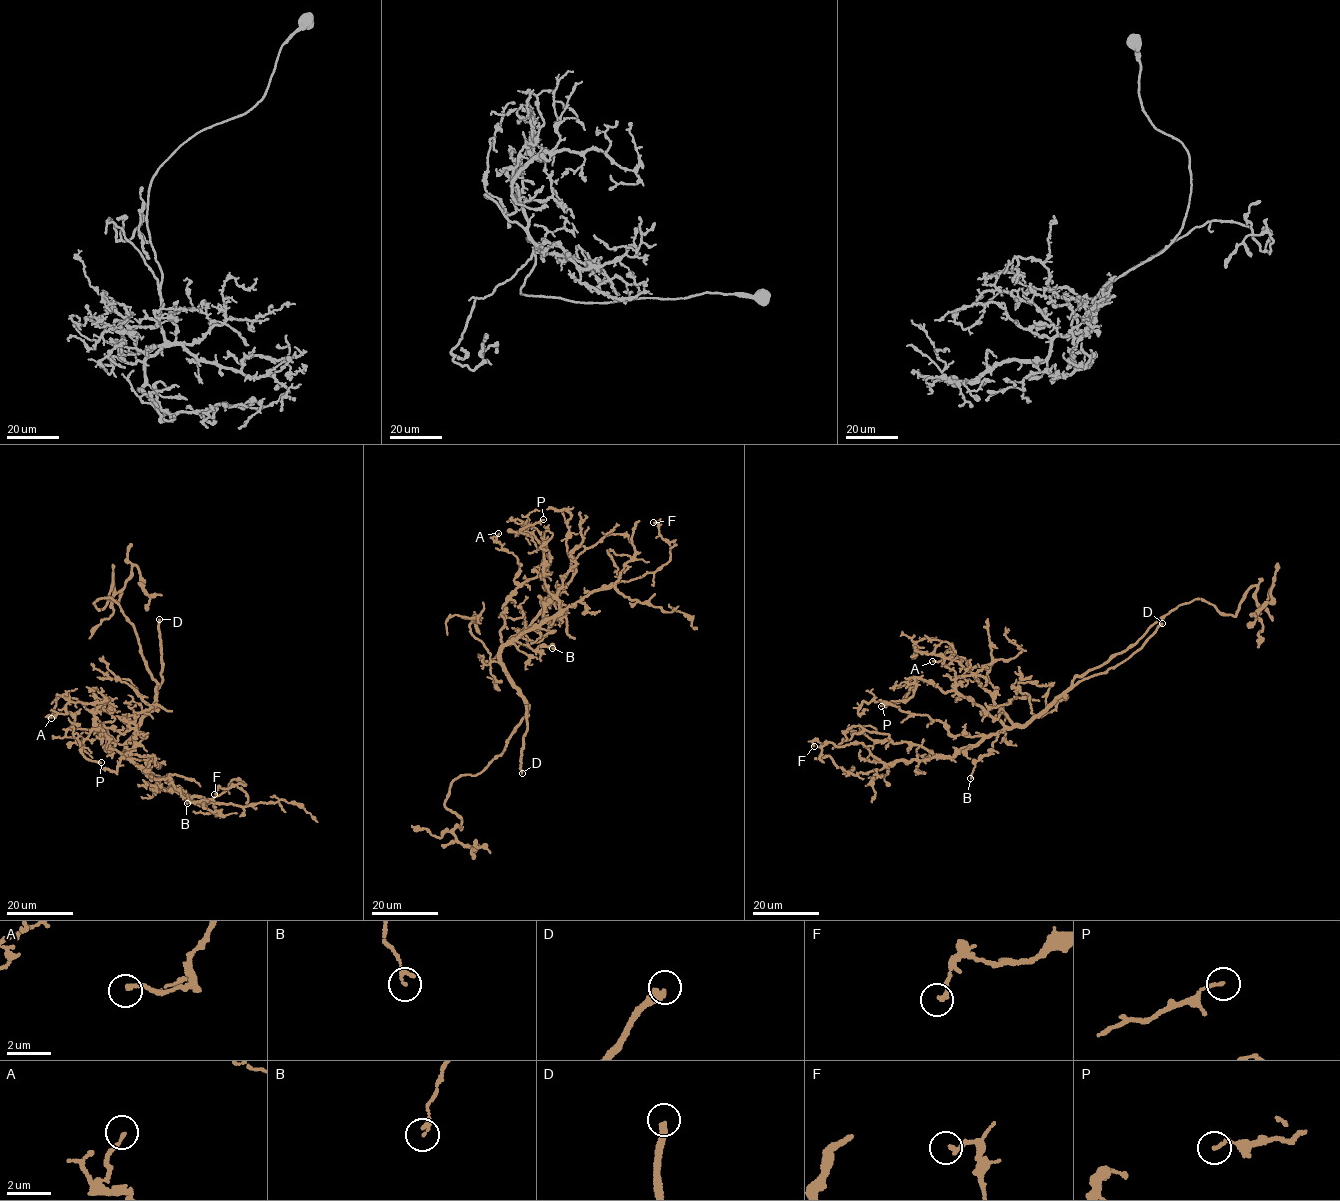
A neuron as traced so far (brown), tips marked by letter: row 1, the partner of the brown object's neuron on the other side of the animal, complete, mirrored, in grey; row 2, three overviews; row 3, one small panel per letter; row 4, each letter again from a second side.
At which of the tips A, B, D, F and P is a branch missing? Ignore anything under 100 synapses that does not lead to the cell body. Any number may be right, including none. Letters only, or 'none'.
D

